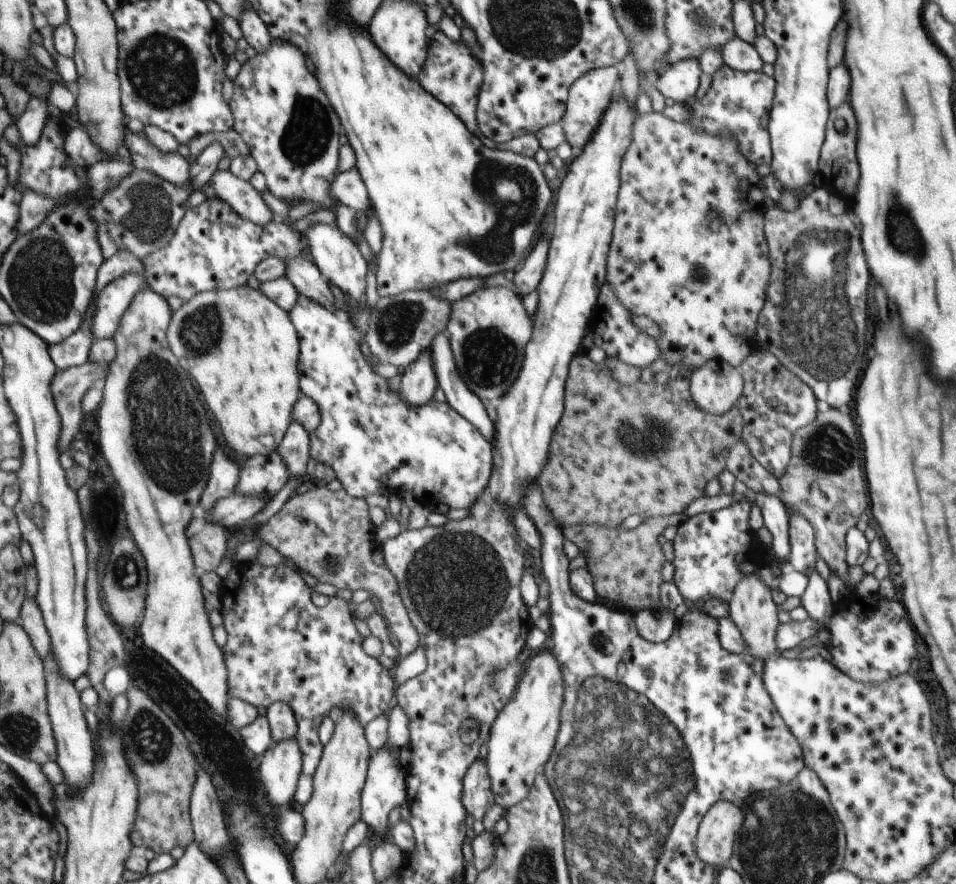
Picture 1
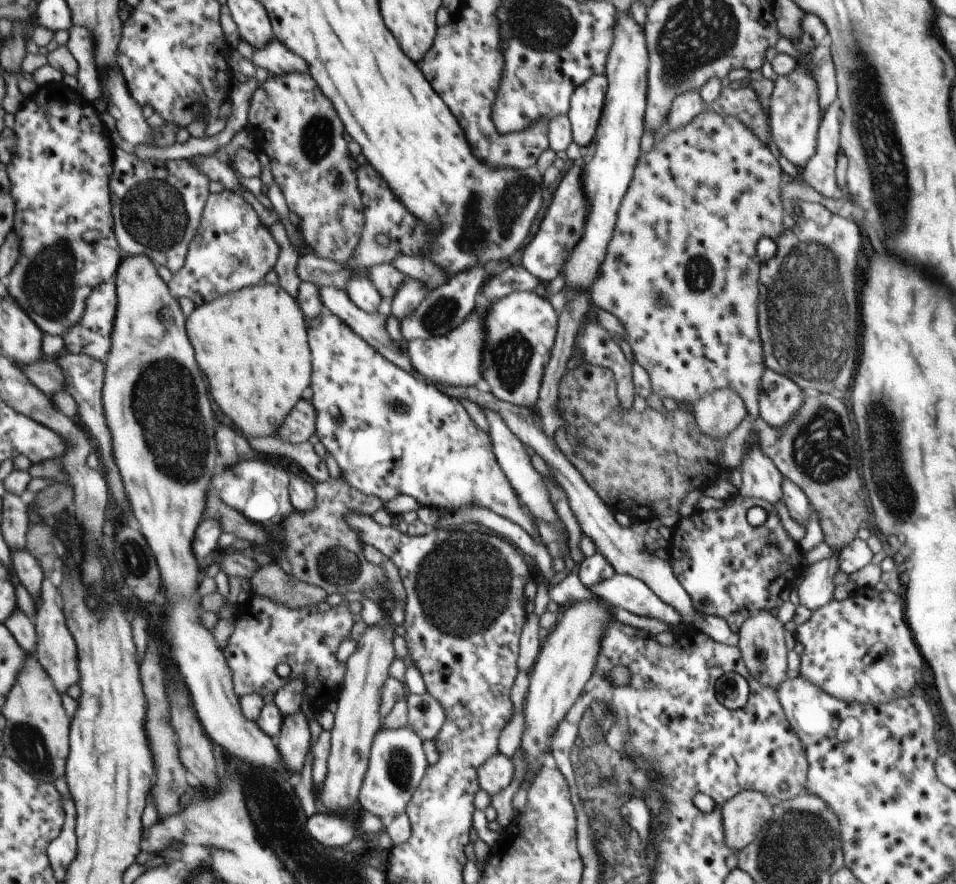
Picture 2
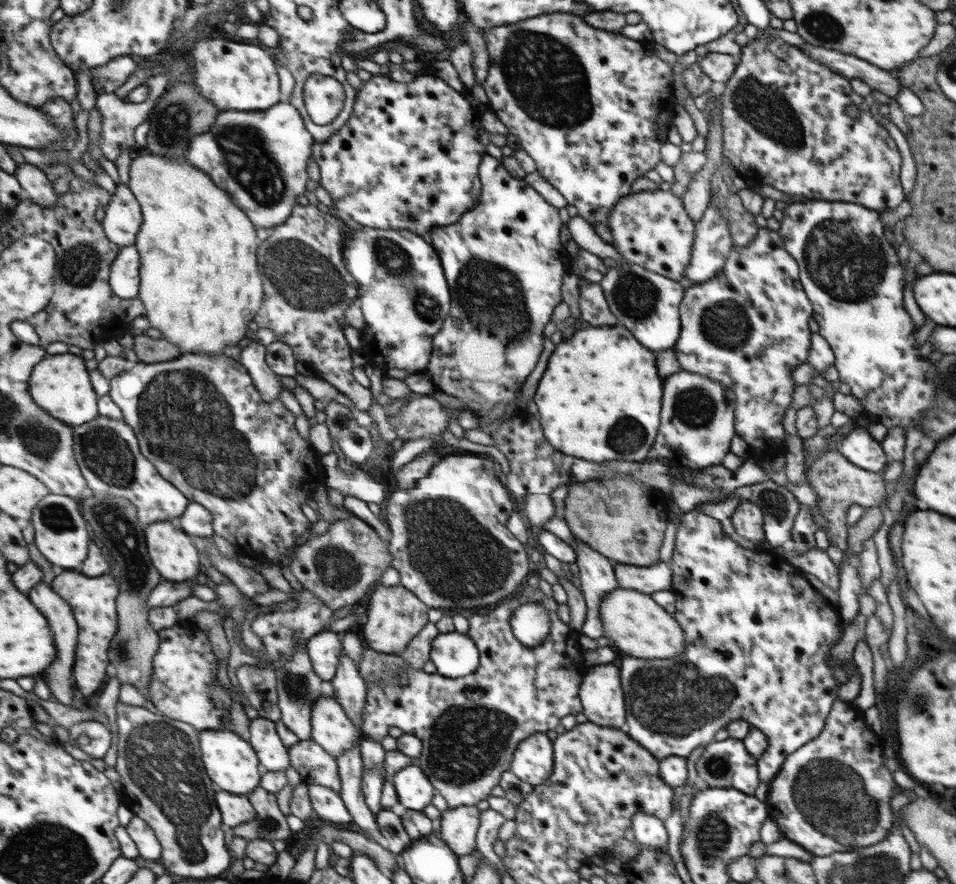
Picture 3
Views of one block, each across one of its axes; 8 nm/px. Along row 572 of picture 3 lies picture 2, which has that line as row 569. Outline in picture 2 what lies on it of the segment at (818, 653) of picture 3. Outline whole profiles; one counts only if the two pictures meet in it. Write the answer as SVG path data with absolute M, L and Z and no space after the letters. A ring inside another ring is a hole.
M737 494L725 500L723 507L706 511L694 508L691 515L678 520L667 540L667 561L675 578L690 596L691 611L701 615L710 614L721 617L737 634L752 613L775 609L783 586L795 580L795 576L803 572L803 562L795 548L795 542L781 528L775 511L775 507L767 501ZM751 506L760 506L767 513L763 524L754 527L747 523L745 512Z

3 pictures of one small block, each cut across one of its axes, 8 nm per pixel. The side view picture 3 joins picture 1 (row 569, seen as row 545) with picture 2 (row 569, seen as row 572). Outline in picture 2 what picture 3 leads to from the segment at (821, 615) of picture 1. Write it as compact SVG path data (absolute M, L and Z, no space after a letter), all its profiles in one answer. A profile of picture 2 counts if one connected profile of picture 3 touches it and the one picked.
M833 549L826 559L810 563L803 569L801 579L797 582L797 596L799 604L816 611L833 599L834 574L838 571L838 550Z

